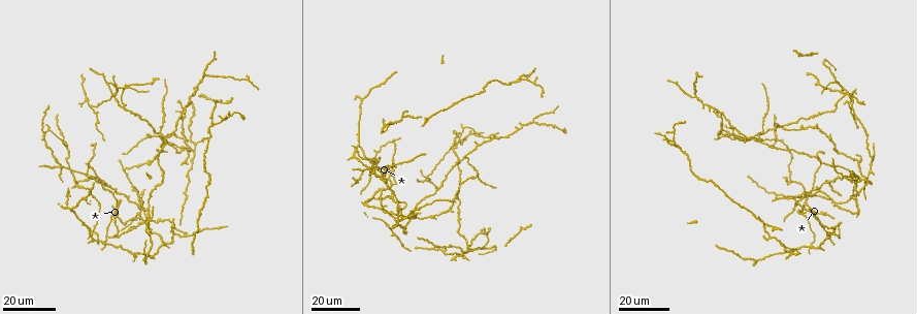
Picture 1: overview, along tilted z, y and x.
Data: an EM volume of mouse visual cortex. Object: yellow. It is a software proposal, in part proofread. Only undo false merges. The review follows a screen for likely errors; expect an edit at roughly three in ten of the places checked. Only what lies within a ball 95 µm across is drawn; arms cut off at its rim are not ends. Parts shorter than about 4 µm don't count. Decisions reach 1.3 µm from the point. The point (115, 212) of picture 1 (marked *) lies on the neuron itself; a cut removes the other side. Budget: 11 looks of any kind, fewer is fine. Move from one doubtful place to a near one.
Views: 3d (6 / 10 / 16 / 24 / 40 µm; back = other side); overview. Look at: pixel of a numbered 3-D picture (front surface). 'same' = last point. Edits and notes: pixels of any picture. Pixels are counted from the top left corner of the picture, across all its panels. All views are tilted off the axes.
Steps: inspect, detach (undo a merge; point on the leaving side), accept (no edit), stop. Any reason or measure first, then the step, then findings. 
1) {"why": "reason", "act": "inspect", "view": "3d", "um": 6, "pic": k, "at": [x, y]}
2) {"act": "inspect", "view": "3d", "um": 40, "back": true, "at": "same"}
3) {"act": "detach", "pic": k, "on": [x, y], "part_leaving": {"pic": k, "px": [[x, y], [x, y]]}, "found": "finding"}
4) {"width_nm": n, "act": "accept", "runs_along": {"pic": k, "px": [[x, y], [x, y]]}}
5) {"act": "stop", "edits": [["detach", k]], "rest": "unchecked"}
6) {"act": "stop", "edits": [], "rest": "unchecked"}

{"why": "branch point", "act": "inspect", "view": "3d", "um": 16, "pic": 1, "at": [111, 188]}

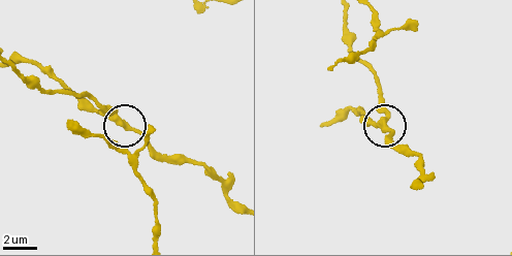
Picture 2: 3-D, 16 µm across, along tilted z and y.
{"act": "inspect", "view": "3d", "um": 6, "pic": 2, "at": [378, 126]}

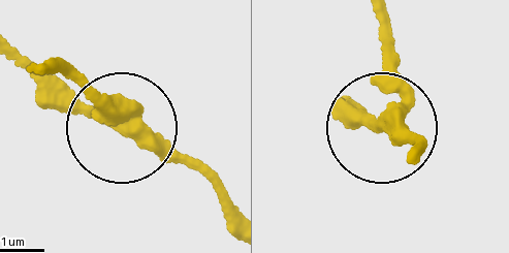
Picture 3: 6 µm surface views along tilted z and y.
{"width_nm": 330, "act": "accept", "found": "one neuron here"}

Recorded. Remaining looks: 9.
{"act": "inspect", "view": "3d", "um": 24, "pic": 1, "at": [86, 177]}

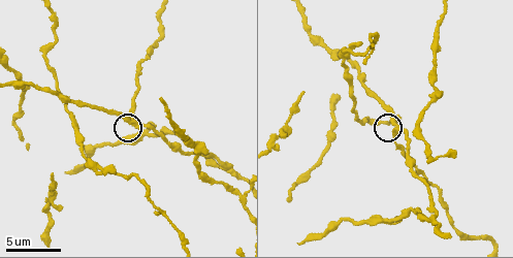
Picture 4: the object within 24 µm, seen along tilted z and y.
{"act": "inspect", "view": "3d", "um": 6, "pic": 4, "at": [134, 121]}

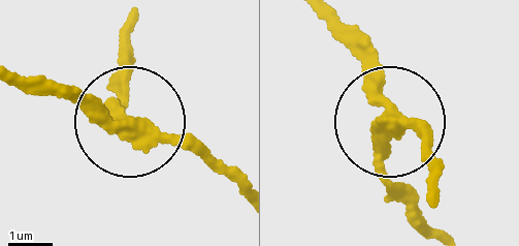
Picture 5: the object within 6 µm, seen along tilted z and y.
{"width_nm": 300, "act": "accept", "found": "continuous, no second neuron"}

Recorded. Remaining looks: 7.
{"why": "side arm on a straight run", "act": "inspect", "view": "3d", "um": 16, "pic": 1, "at": [114, 92]}

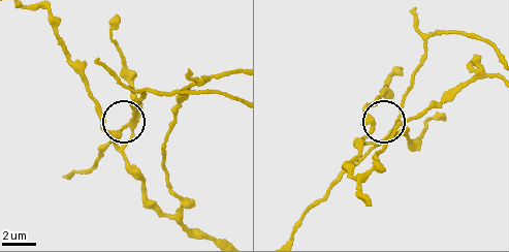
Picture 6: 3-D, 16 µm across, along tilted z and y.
{"act": "inspect", "view": "3d", "um": 6, "pic": 6, "at": [386, 136]}

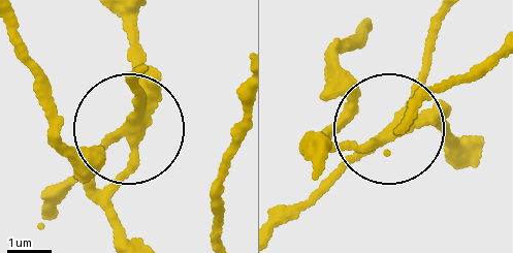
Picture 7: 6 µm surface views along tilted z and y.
{"side_arm_um": 21, "act": "detach", "pic": 7, "on": [342, 166], "part_leaving": {"pic": 7, "px": [[390, 126], [285, 217]]}, "found": "two neurons meet here"}

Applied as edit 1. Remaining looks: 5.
{"act": "inspect", "view": "overview"}

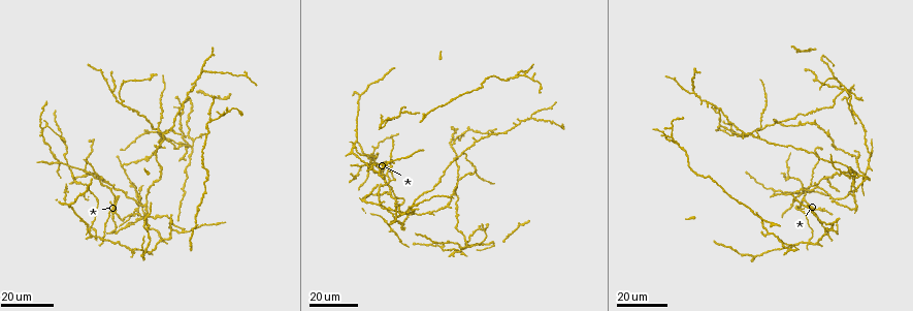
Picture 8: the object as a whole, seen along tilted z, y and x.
{"why": "thick turns thin", "act": "inspect", "view": "3d", "um": 24, "pic": 8, "at": [149, 79]}

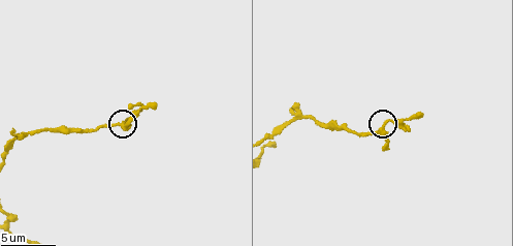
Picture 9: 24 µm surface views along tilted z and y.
{"act": "inspect", "view": "3d", "um": 10, "pic": 9, "at": [123, 124]}

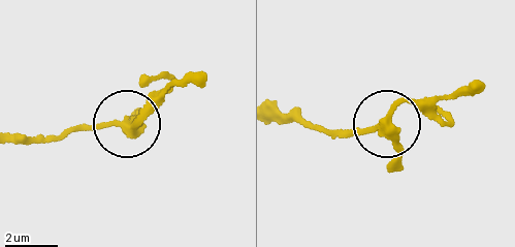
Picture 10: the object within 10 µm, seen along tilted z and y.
{"arms": 3, "act": "accept", "runs_along": {"pic": 10, "px": [[17, 135], [51, 139], [111, 120], [138, 124], [164, 93]]}, "found": "all the same neuron"}

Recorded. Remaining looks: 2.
{"why": "arms part here", "act": "inspect", "view": "3d", "um": 16, "pic": 8, "at": [450, 144]}

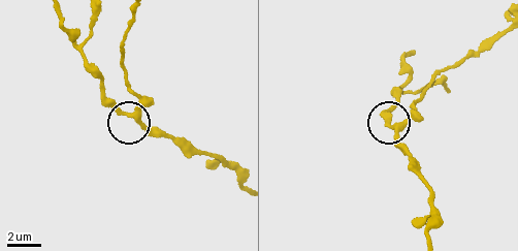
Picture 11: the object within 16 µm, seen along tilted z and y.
{"act": "inspect", "view": "3d", "um": 6, "pic": 11, "at": [398, 126]}

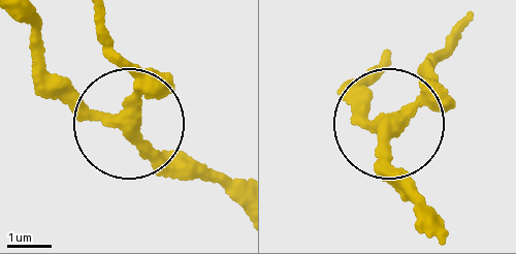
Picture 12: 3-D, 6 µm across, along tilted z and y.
{"width_nm": 260, "act": "accept", "runs_along": {"pic": 12, "px": [[240, 189], [36, 81]]}, "found": "all the same neuron"}

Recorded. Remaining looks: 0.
{"act": "stop", "edits": [["detach", 7]], "rest": "unchecked"}

